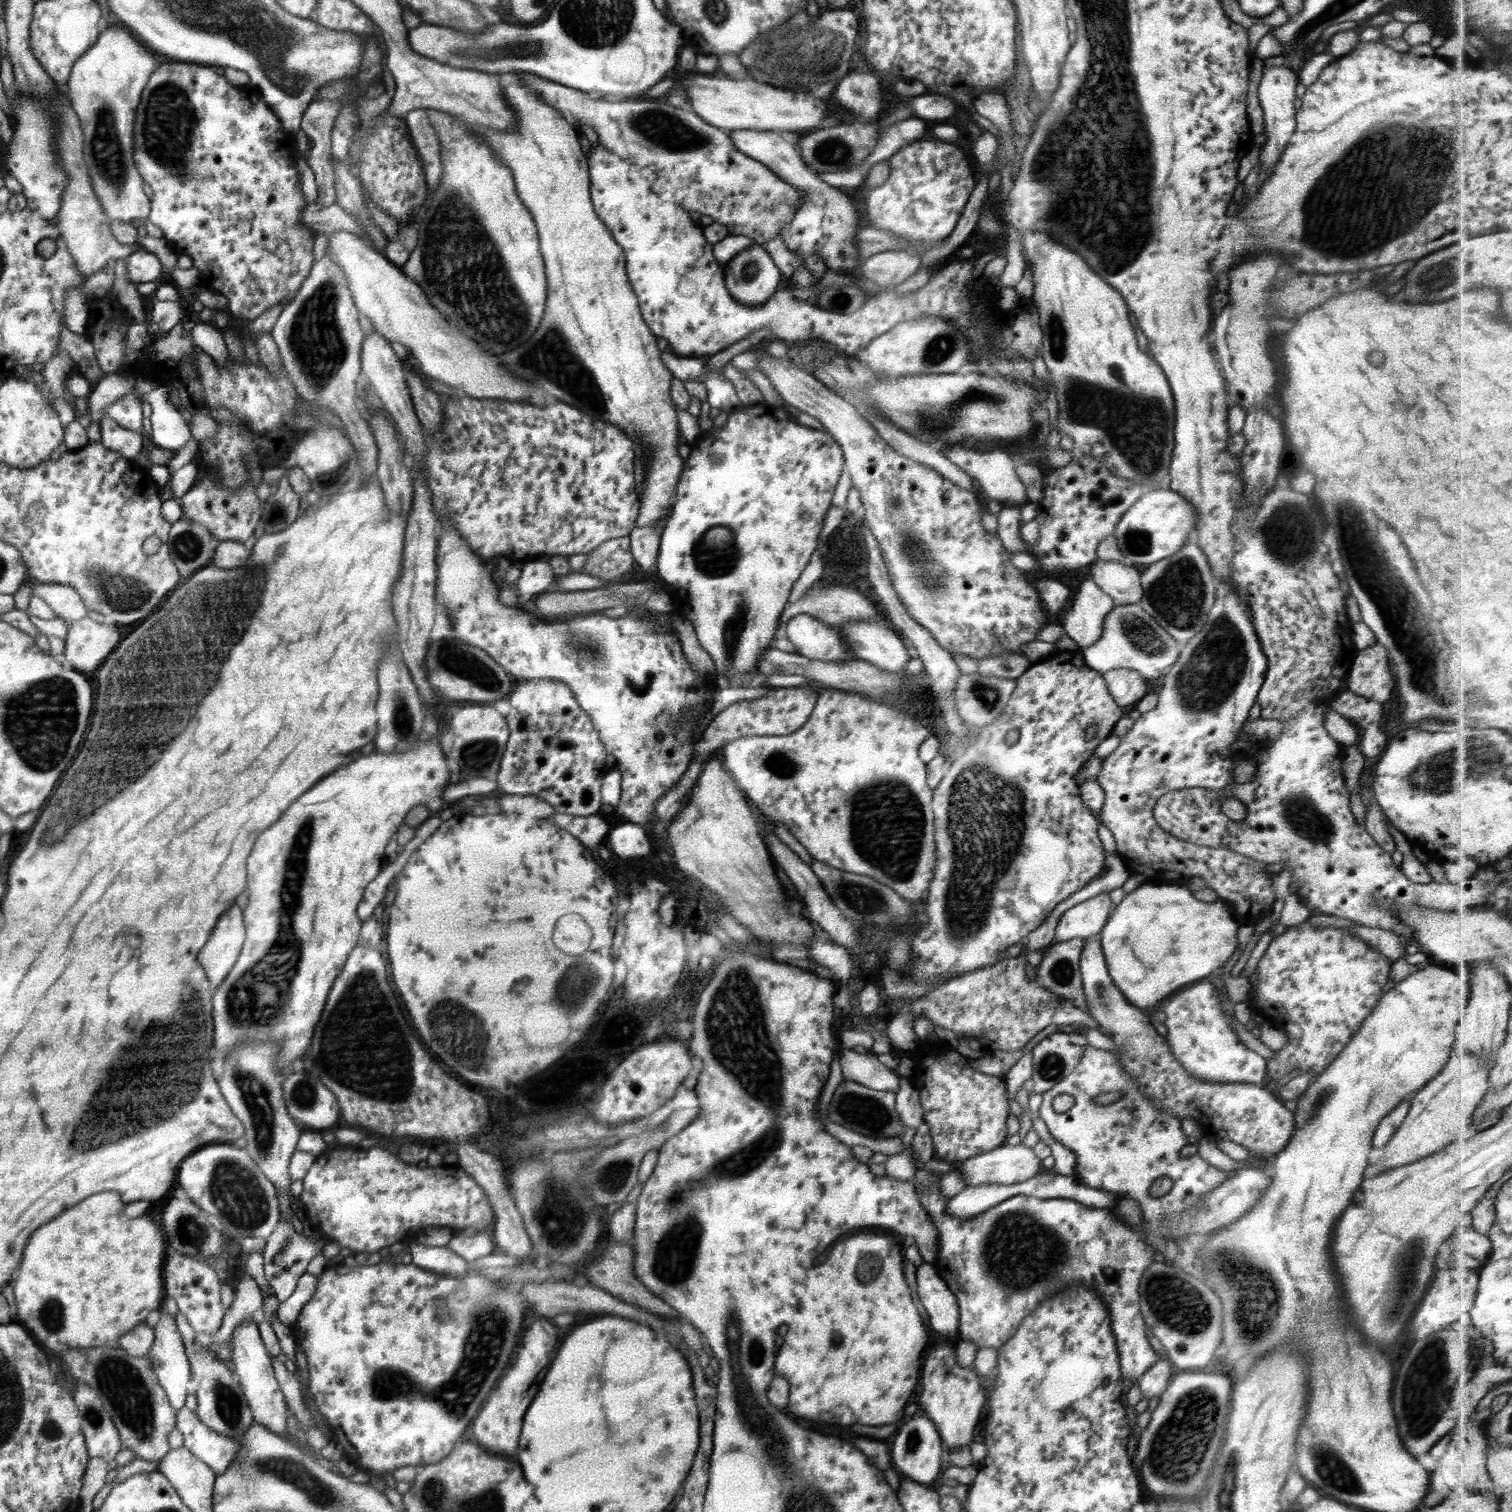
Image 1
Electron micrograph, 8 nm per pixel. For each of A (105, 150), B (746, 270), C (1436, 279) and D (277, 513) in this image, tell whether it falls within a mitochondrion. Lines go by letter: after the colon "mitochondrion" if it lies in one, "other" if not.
A: mitochondrion
B: mitochondrion
C: mitochondrion
D: mitochondrion

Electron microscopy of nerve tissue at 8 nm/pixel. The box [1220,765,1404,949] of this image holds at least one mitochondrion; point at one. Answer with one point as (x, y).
(1304, 815)

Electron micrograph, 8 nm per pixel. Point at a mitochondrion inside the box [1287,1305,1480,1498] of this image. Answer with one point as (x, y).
(1333, 1472)

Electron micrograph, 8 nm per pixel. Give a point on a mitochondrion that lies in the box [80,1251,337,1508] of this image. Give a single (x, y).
(130, 1399)

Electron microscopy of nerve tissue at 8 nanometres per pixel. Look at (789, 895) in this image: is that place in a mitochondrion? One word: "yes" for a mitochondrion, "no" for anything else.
no

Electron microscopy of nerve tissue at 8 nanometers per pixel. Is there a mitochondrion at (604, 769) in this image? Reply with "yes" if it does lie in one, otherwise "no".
no

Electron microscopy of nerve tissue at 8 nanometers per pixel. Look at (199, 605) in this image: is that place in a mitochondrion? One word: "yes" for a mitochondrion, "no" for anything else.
yes

